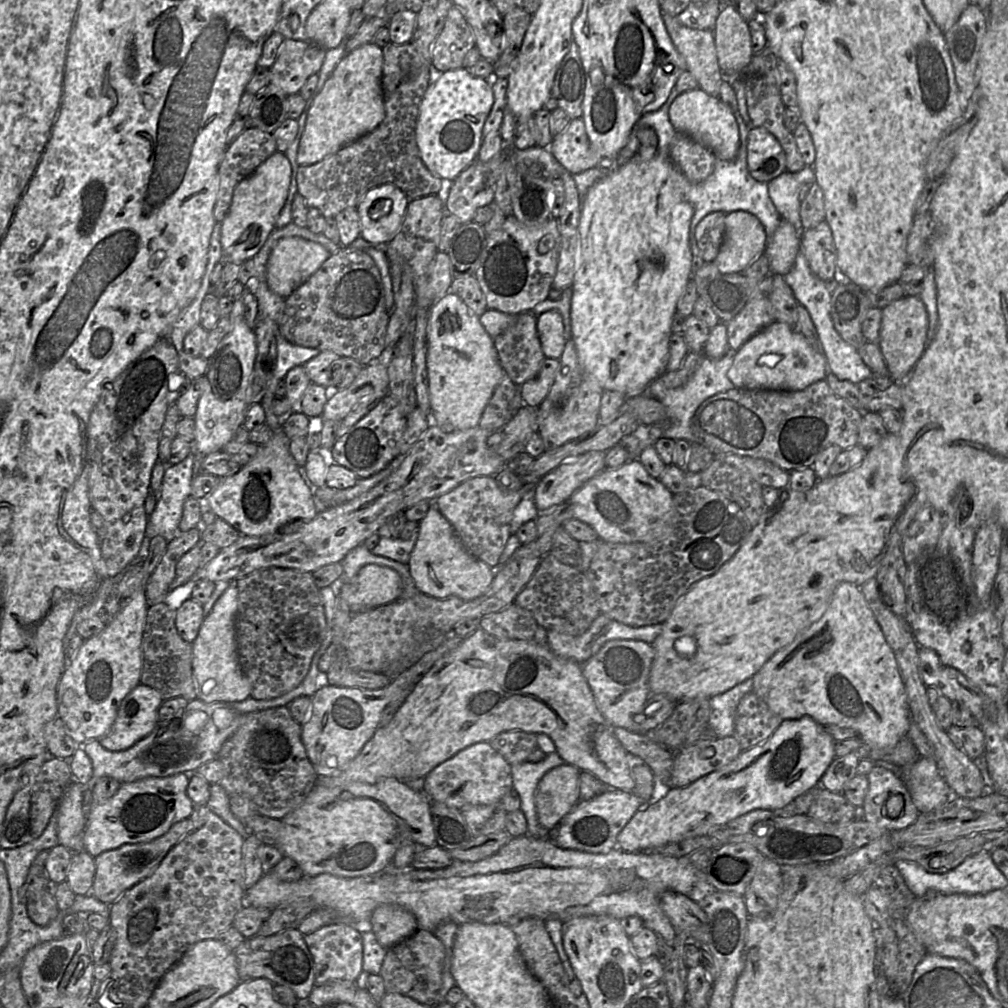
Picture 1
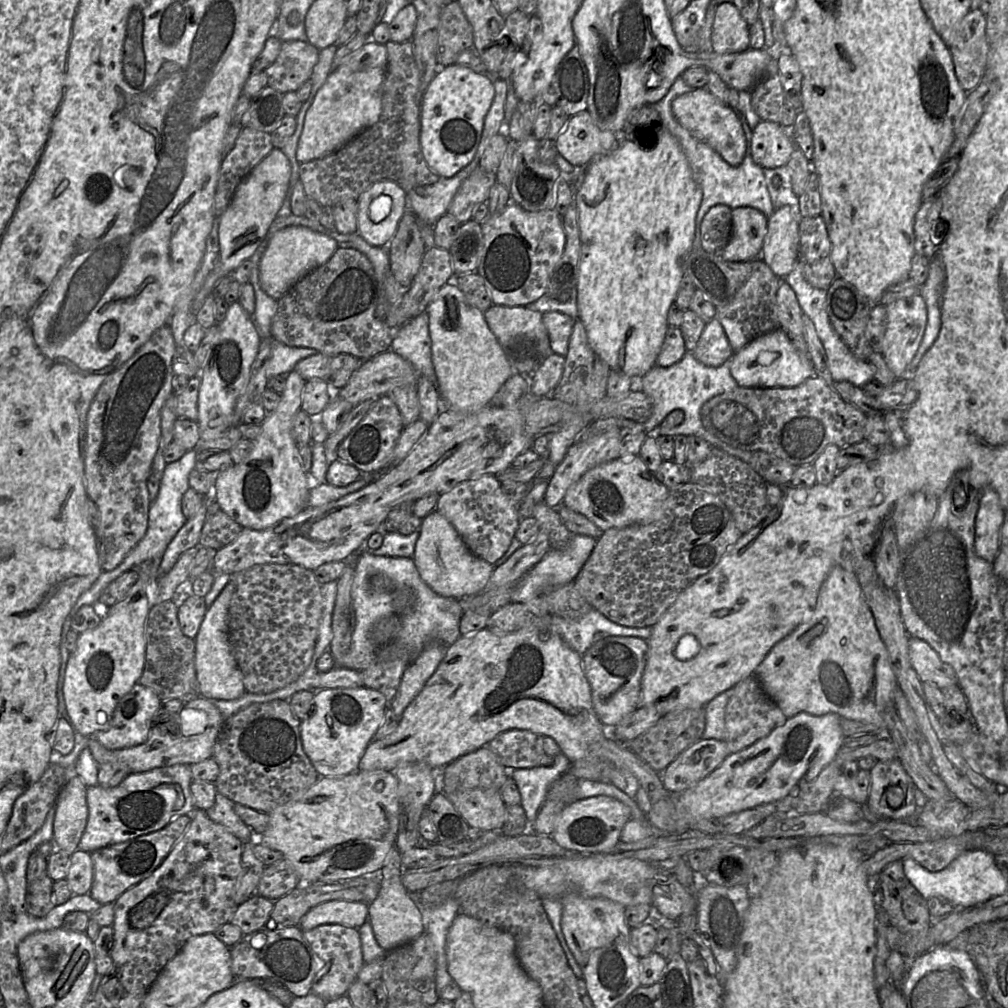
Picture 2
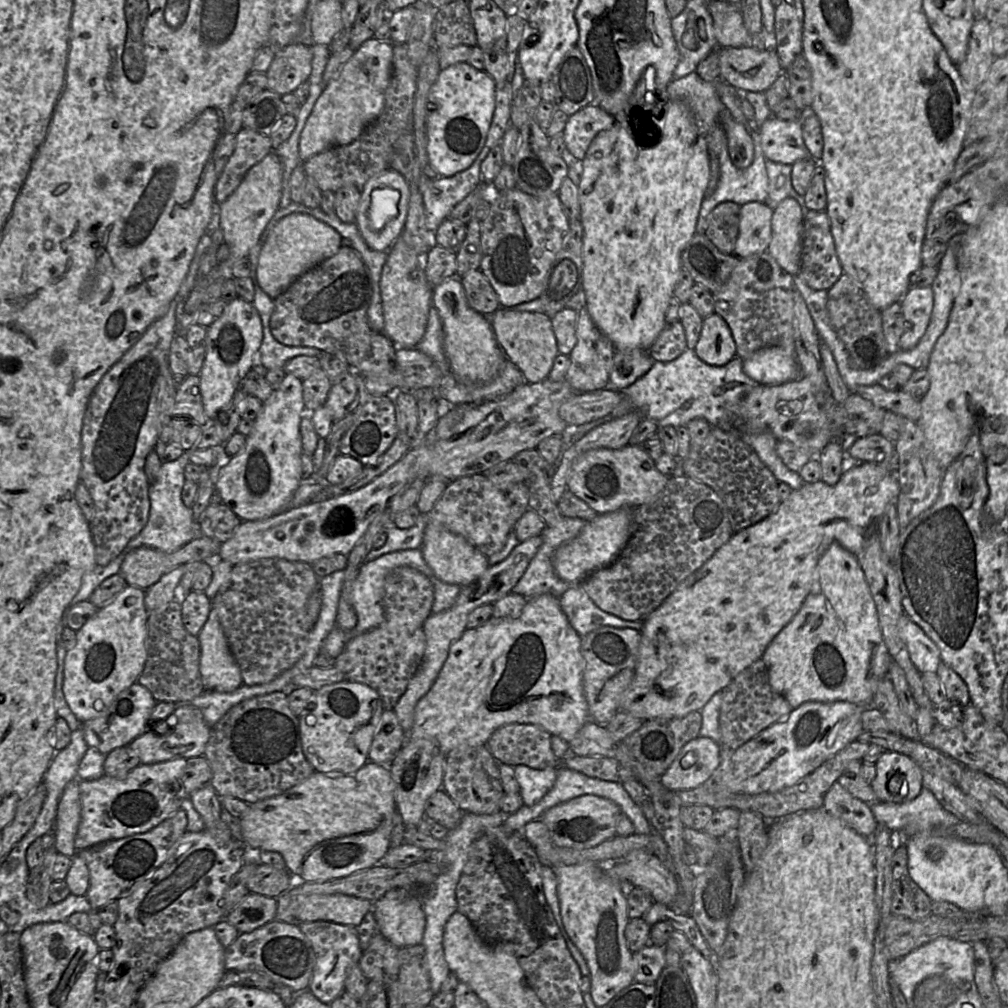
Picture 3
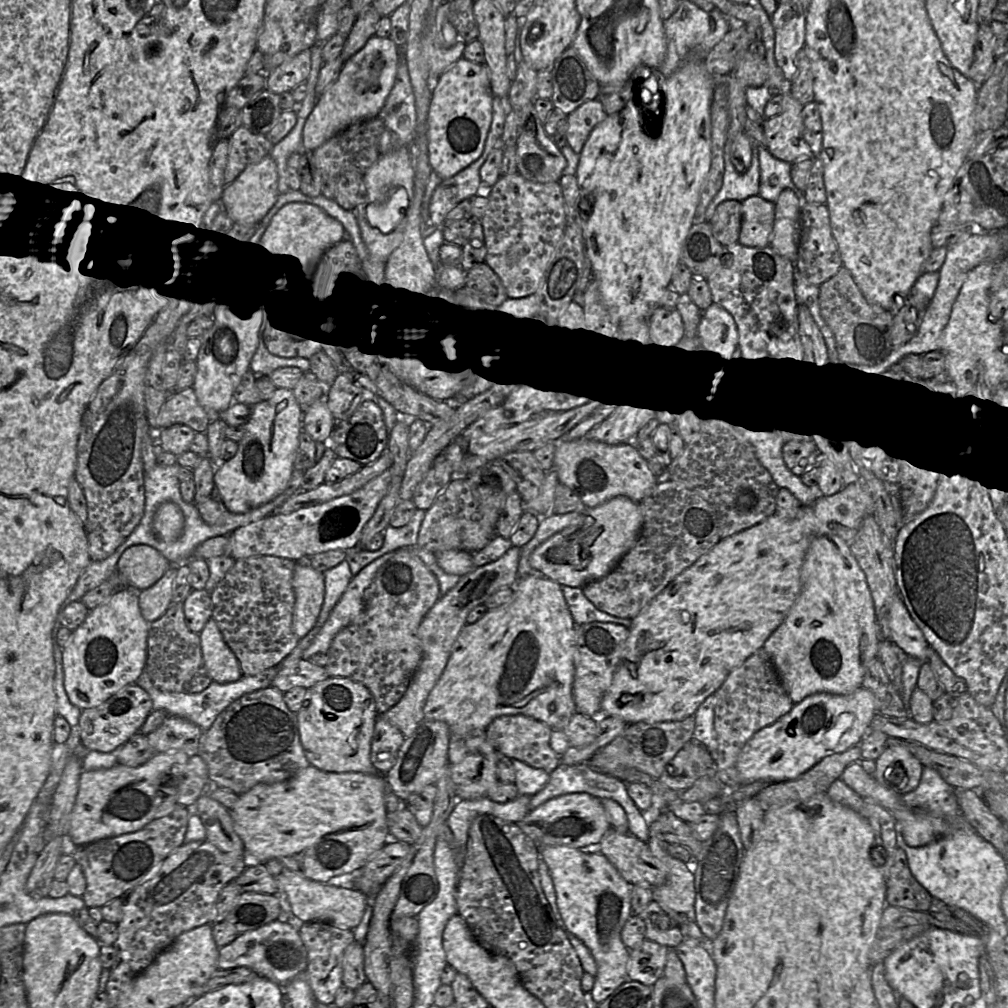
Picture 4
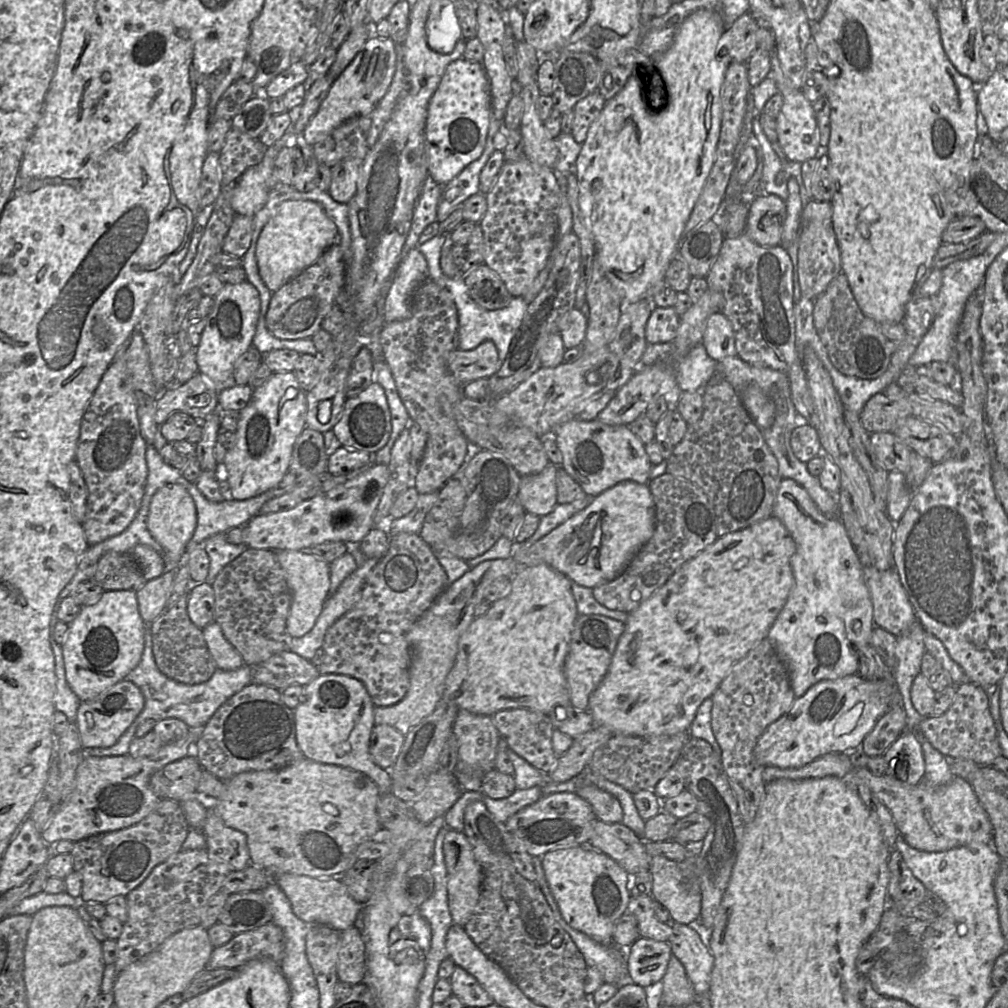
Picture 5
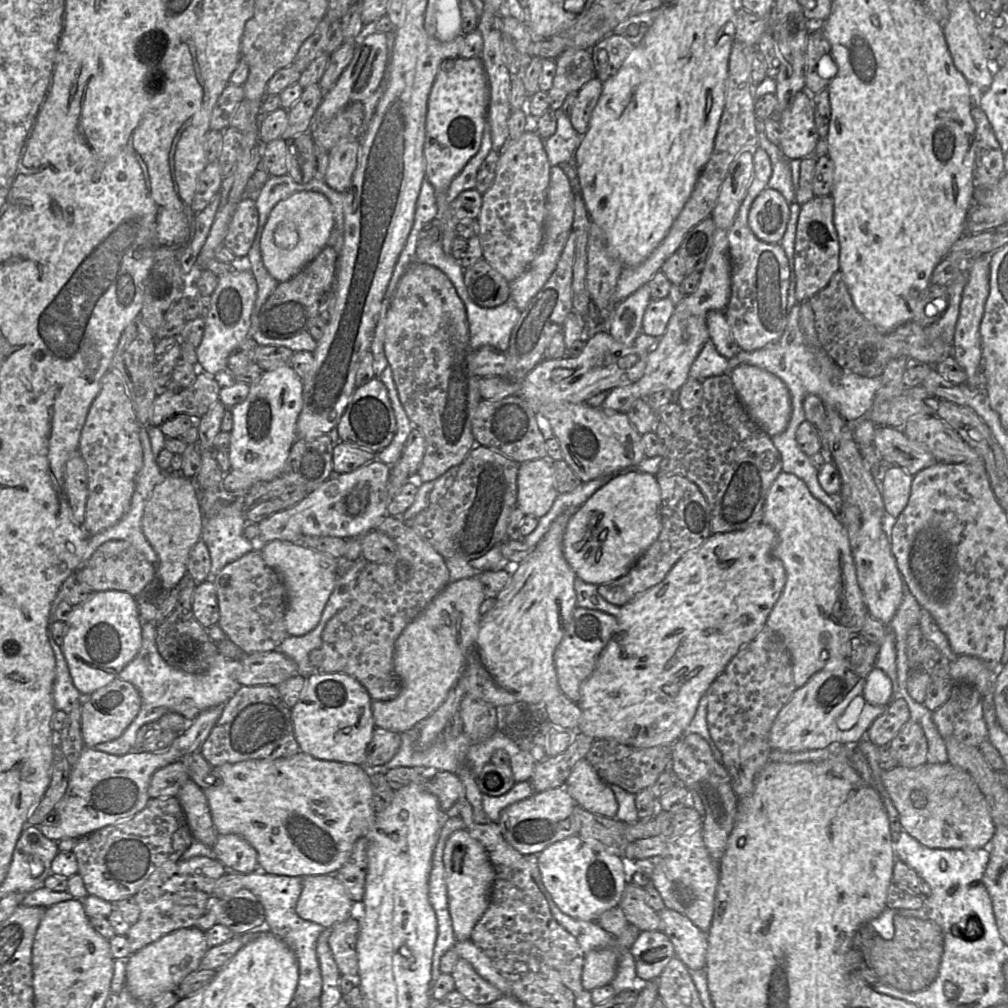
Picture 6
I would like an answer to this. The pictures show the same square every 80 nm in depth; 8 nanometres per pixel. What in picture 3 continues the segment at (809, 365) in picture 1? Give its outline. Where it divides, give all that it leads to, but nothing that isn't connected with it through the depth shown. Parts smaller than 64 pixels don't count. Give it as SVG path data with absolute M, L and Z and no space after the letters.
M778 345L758 349L750 357L742 360L742 367L744 373L760 385L780 385L801 376L795 354L791 355Z

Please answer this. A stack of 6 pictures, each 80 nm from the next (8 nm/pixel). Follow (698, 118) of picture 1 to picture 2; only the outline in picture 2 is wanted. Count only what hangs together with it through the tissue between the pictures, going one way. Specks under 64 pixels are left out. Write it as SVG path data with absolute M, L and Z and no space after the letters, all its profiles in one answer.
M706 88L693 89L672 101L672 113L677 122L698 140L714 149L729 165L739 166L746 153L746 137L740 114L719 101Z

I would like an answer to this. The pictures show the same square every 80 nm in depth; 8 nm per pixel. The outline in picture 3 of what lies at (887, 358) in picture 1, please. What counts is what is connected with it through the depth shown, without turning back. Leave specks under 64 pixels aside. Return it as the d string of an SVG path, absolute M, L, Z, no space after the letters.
M931 285L911 287L899 303L907 327L900 337L898 347L906 351L914 348L926 331L933 307Z

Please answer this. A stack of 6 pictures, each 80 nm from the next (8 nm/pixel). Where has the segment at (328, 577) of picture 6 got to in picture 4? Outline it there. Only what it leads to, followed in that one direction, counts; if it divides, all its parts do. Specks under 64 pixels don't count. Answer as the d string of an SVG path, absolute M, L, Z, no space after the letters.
M310 558L297 561L292 582L295 592L292 624L299 639L315 626L325 597L324 573L304 563L304 560L310 561Z

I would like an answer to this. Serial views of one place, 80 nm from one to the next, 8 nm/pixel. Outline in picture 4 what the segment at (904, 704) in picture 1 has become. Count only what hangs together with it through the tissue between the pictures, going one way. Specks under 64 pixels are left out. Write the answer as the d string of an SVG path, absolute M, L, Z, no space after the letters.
M836 534L812 539L801 568L801 592L783 622L763 648L769 655L782 686L796 704L815 693L849 695L862 686L865 668L877 656L879 624L866 576L848 543Z

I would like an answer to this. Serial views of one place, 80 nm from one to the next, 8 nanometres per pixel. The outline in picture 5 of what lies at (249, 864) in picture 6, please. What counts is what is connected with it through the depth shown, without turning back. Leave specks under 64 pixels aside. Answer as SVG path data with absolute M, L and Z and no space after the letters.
M213 807L207 809L203 828L210 856L219 862L228 863L234 871L251 864L246 835L224 824Z

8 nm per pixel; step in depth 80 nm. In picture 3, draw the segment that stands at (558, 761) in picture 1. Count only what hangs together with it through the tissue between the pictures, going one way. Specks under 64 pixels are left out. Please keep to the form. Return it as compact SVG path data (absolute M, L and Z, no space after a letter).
M525 765L513 767L520 786L520 795L526 806L538 803L556 781L558 767L546 767L544 769L533 769Z

